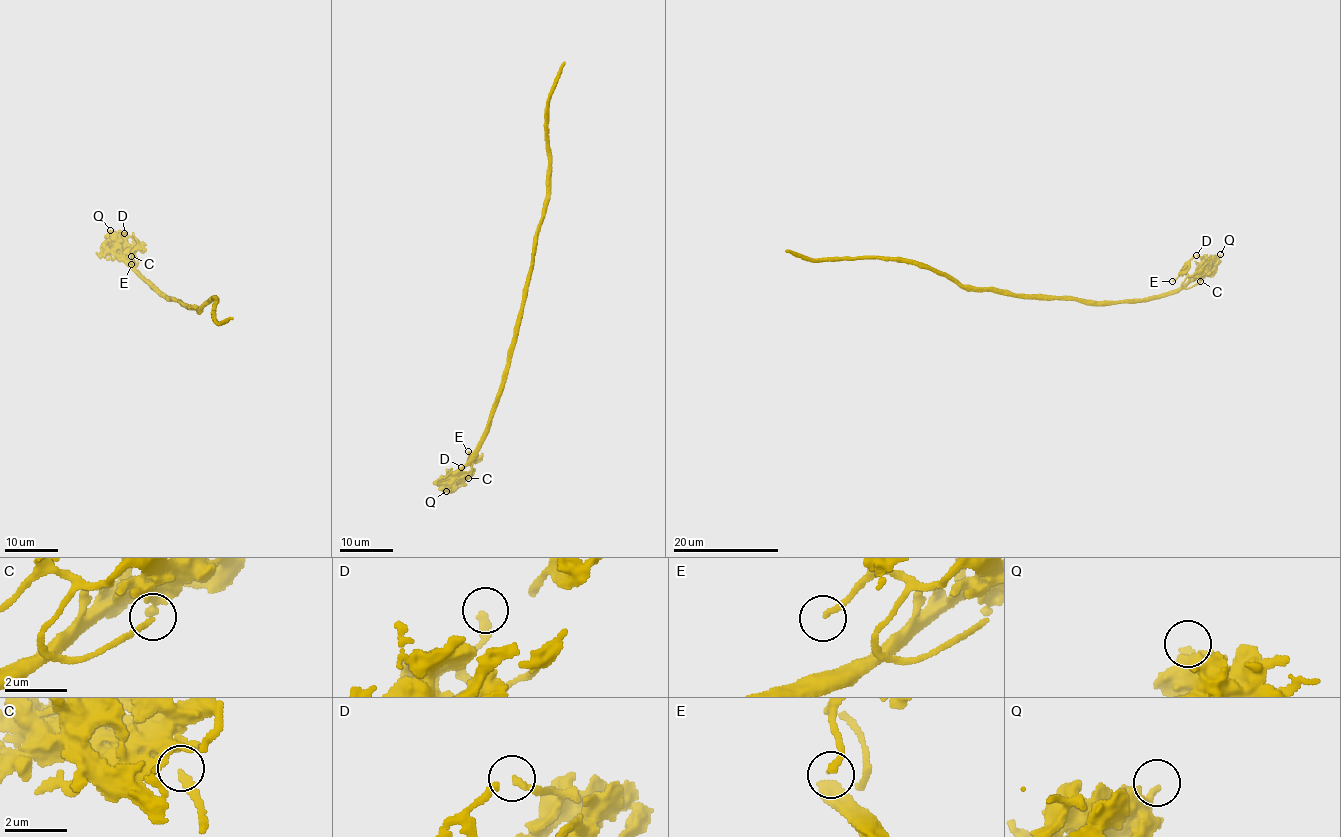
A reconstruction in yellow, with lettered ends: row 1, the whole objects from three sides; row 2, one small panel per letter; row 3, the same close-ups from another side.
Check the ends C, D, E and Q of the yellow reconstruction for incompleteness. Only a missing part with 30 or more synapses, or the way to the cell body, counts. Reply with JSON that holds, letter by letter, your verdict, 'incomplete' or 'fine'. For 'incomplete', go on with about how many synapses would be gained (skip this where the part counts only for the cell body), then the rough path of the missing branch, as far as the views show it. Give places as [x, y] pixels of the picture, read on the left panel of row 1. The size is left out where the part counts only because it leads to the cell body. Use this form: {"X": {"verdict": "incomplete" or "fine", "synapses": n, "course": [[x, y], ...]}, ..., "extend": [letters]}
{"C": {"verdict": "fine"}, "D": {"verdict": "fine"}, "E": {"verdict": "incomplete", "synapses": 35, "course": [[131, 264], [109, 261], [110, 266]]}, "Q": {"verdict": "fine"}, "extend": ["E"]}

